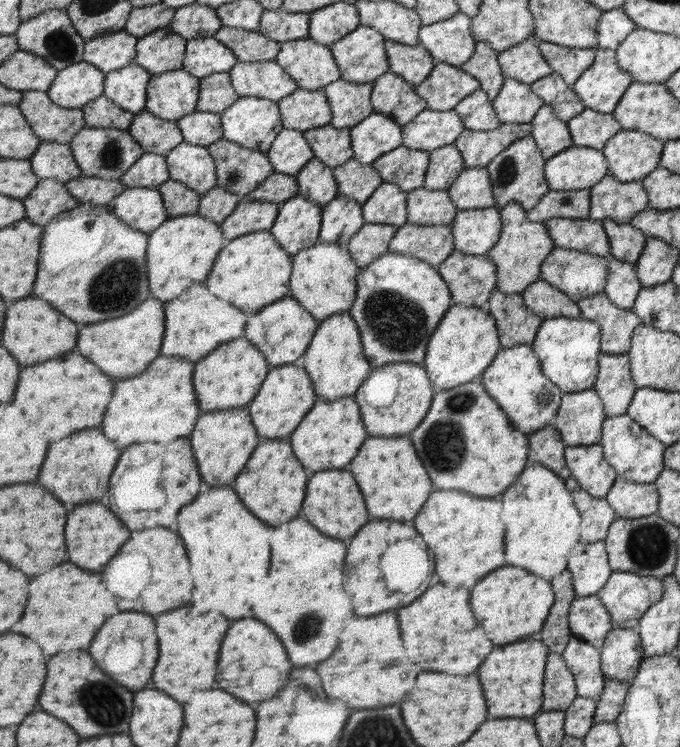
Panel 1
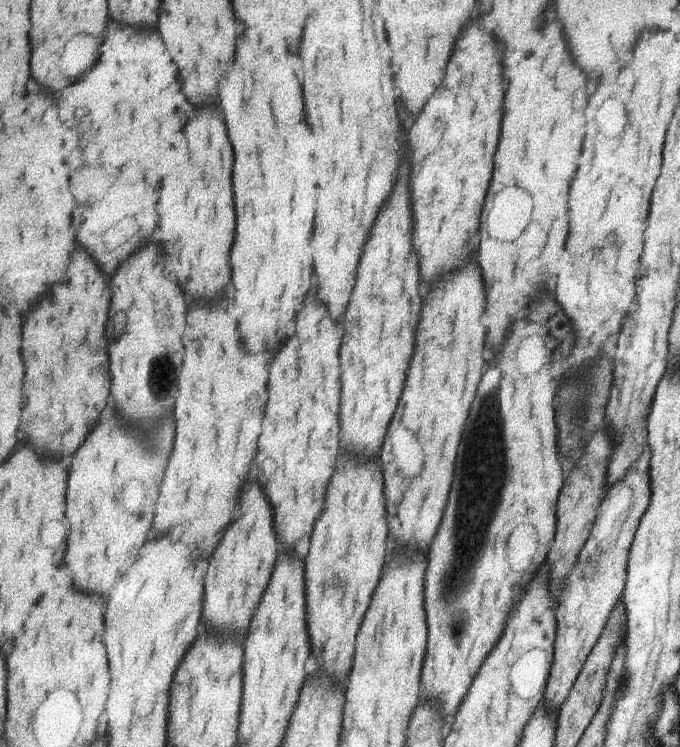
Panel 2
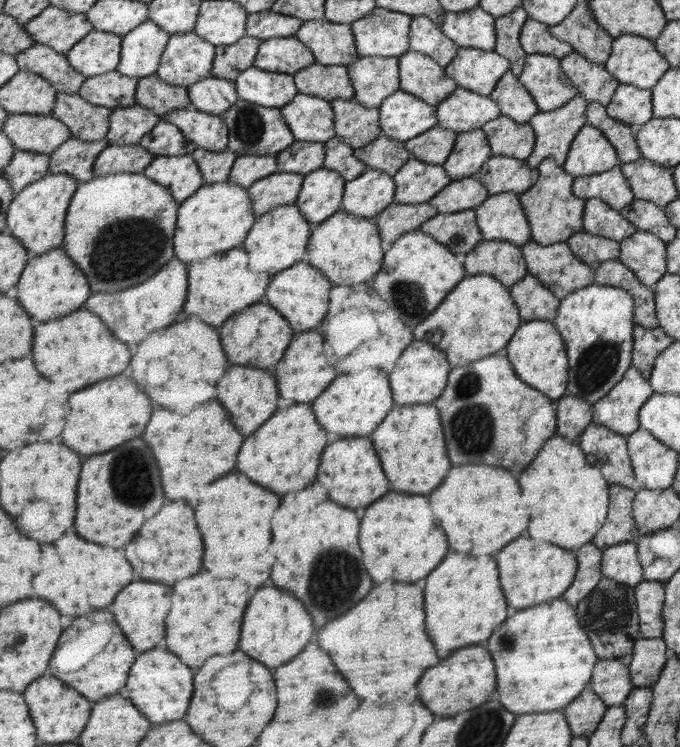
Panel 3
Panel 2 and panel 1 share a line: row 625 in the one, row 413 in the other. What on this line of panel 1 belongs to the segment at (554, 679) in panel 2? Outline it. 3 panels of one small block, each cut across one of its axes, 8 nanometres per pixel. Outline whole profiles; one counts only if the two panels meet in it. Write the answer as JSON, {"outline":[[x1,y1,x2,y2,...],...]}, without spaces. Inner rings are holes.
{"outline":[[590,389,564,393,553,424,561,431,567,447,600,445,608,417,601,395]]}

